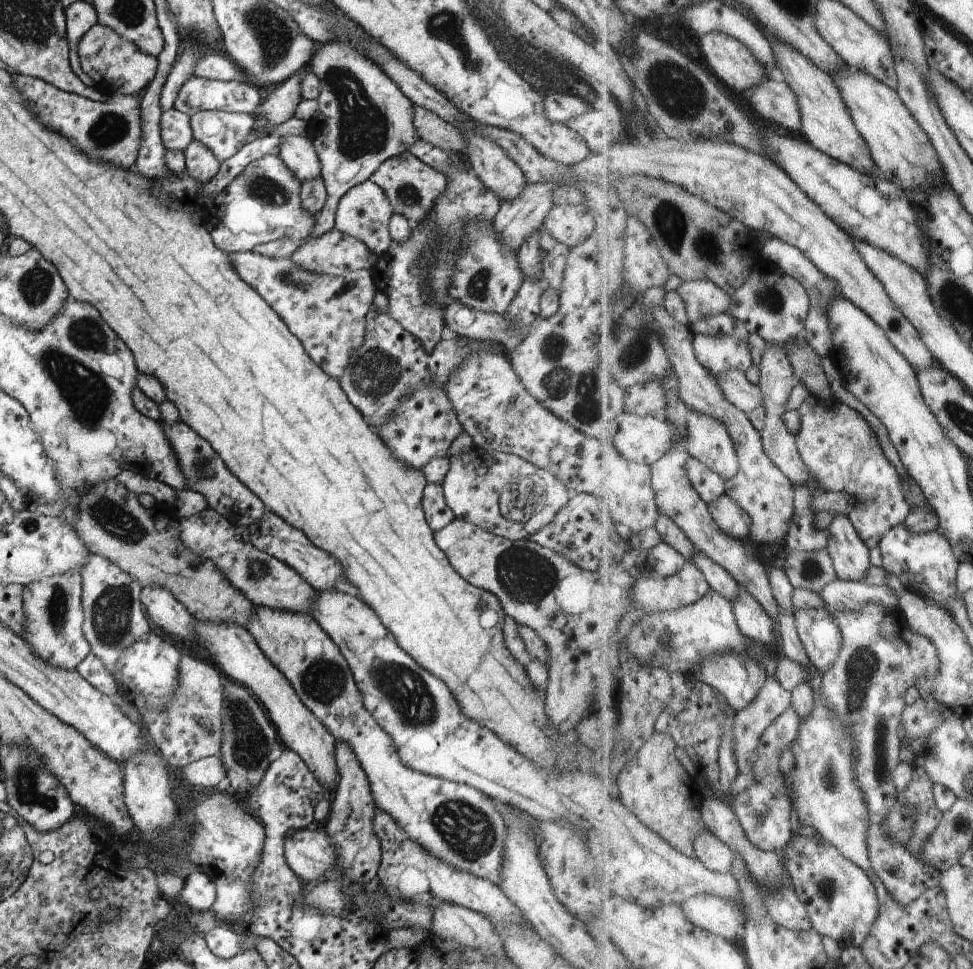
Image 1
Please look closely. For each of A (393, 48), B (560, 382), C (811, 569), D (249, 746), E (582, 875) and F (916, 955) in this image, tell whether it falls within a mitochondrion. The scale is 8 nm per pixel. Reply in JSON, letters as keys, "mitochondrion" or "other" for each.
{"A":"other","B":"mitochondrion","C":"mitochondrion","D":"mitochondrion","E":"mitochondrion","F":"other"}

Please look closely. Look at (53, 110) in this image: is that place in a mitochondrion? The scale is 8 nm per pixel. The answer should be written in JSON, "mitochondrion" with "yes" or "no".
{"mitochondrion":"no"}

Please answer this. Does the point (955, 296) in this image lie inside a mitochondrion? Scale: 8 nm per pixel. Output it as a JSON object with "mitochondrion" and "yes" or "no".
{"mitochondrion":"yes"}

